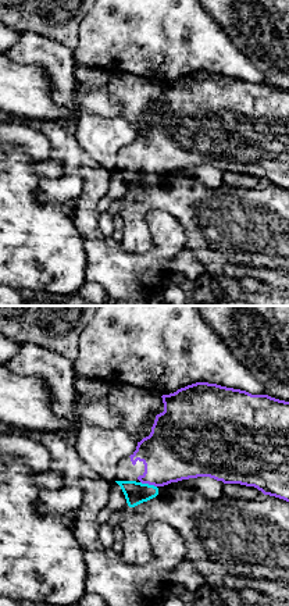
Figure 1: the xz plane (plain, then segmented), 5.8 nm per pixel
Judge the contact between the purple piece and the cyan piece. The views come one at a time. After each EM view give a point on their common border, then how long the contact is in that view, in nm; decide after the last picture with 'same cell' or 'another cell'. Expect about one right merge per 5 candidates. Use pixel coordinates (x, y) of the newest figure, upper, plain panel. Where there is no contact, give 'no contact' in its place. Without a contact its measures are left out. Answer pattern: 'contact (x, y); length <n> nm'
contact (149, 173); length 100 nm

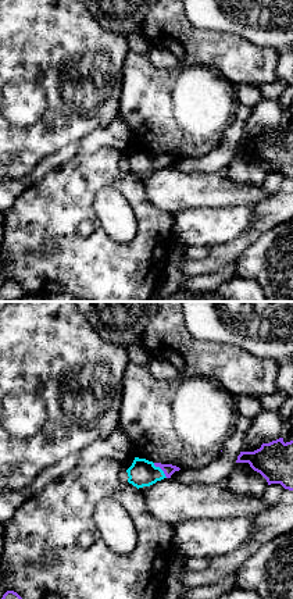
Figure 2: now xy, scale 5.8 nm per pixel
contact (161, 157); length 120 nm

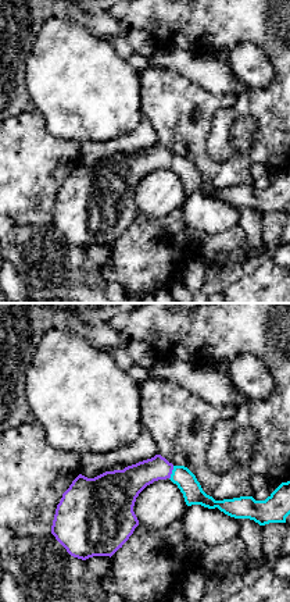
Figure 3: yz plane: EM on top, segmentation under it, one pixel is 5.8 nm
contact (171, 161); length 80 nm

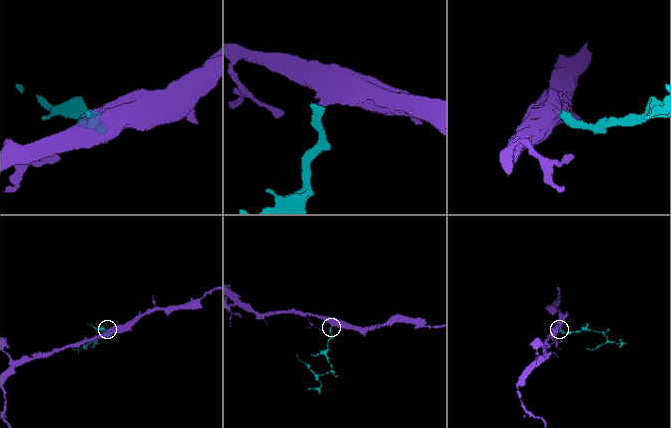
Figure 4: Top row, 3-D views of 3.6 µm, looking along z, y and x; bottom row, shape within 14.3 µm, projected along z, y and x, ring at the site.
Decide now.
same cell

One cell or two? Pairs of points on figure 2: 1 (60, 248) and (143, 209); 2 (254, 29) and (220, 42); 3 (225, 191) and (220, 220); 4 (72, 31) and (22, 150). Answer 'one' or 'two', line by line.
1: one
2: two
3: two
4: one

